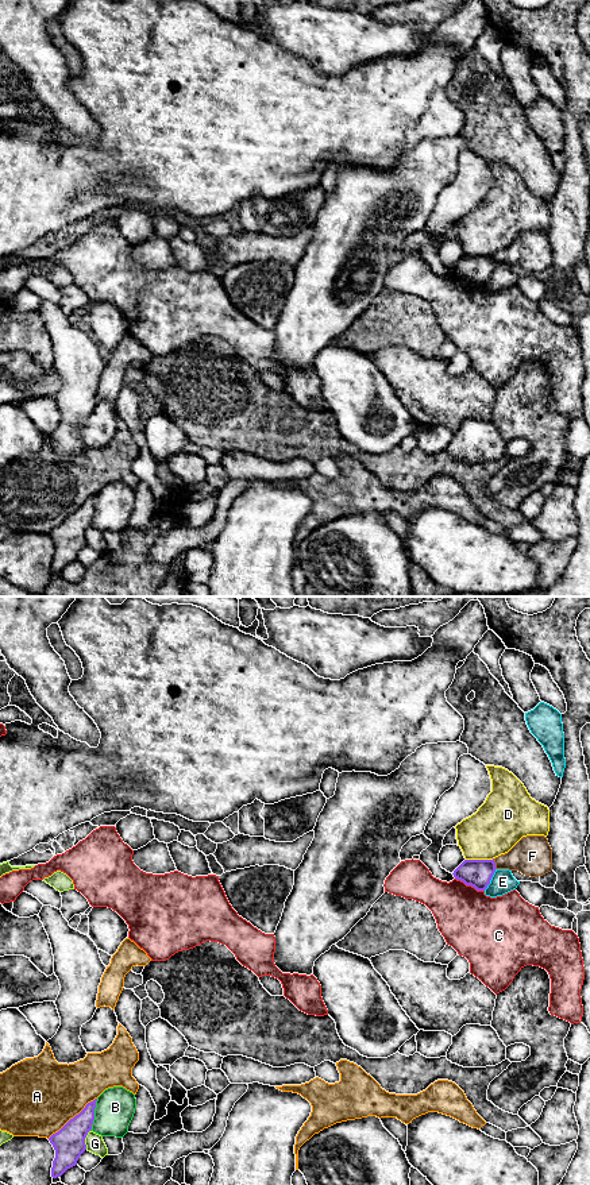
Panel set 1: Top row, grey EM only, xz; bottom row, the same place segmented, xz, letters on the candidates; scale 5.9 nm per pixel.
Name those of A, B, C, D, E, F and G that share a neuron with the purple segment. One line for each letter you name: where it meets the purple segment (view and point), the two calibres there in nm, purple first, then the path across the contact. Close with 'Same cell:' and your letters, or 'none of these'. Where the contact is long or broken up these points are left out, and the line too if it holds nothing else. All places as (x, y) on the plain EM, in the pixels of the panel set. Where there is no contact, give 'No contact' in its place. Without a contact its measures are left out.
Same cell: none of these

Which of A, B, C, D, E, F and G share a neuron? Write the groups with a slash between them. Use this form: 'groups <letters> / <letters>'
groups A / B / C / D / E / F / G

